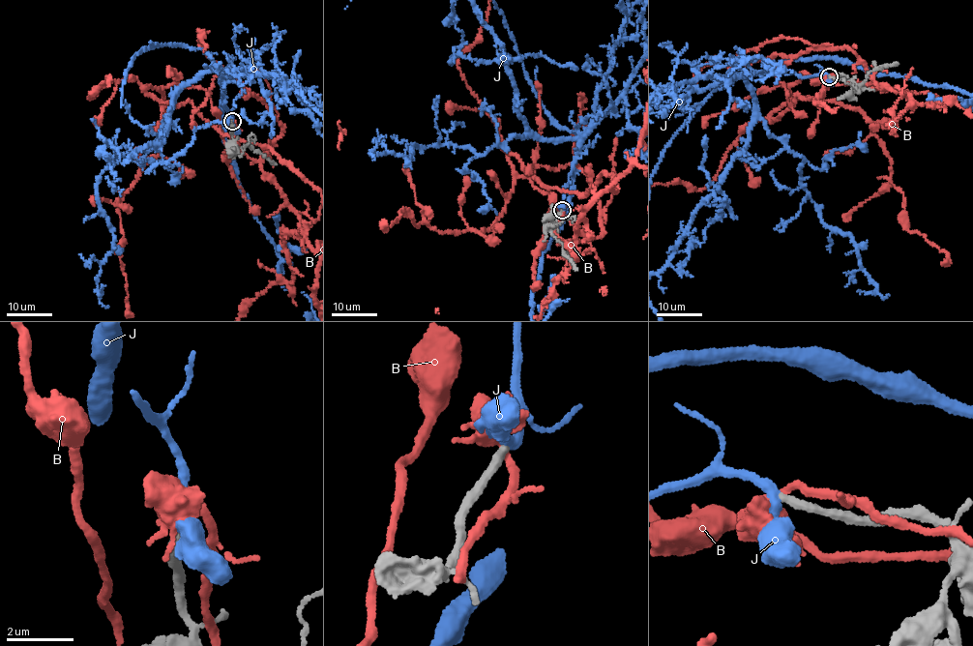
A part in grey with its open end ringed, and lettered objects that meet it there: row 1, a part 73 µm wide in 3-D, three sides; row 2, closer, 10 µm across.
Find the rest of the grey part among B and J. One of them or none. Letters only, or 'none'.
J

